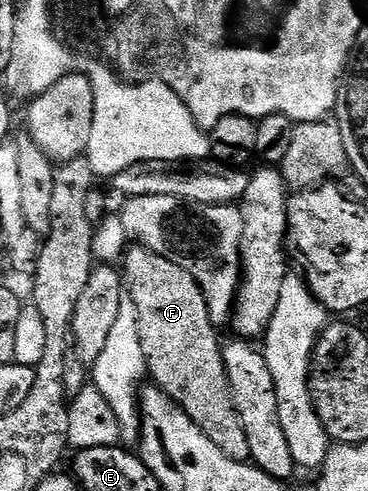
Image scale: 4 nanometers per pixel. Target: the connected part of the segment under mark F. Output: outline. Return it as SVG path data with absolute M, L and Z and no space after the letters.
M142 245L126 248L121 271L129 298L137 305L141 353L147 362L150 382L160 387L221 453L238 463L248 462L249 437L245 437L231 396L221 338L215 332L217 324L209 317L203 290L181 265L173 265L173 261Z

